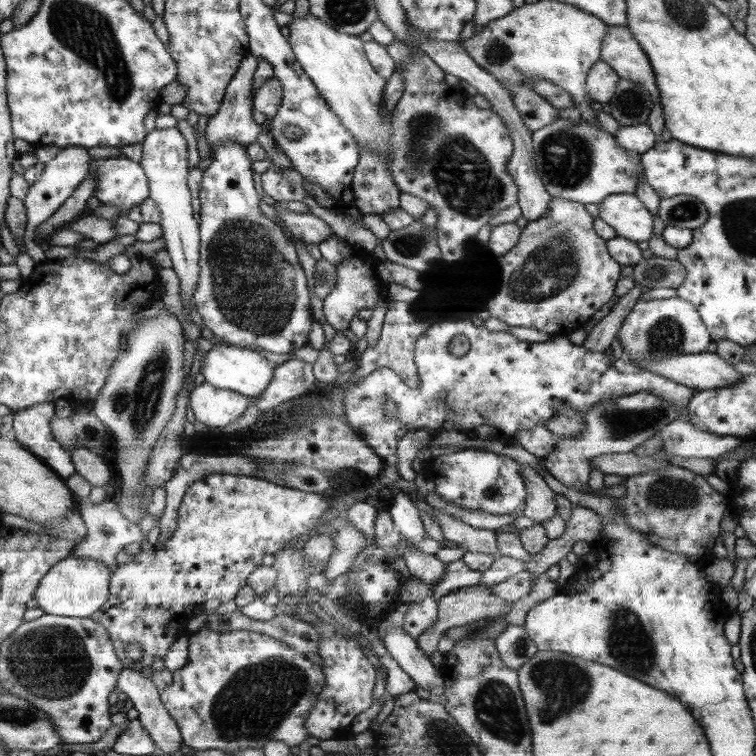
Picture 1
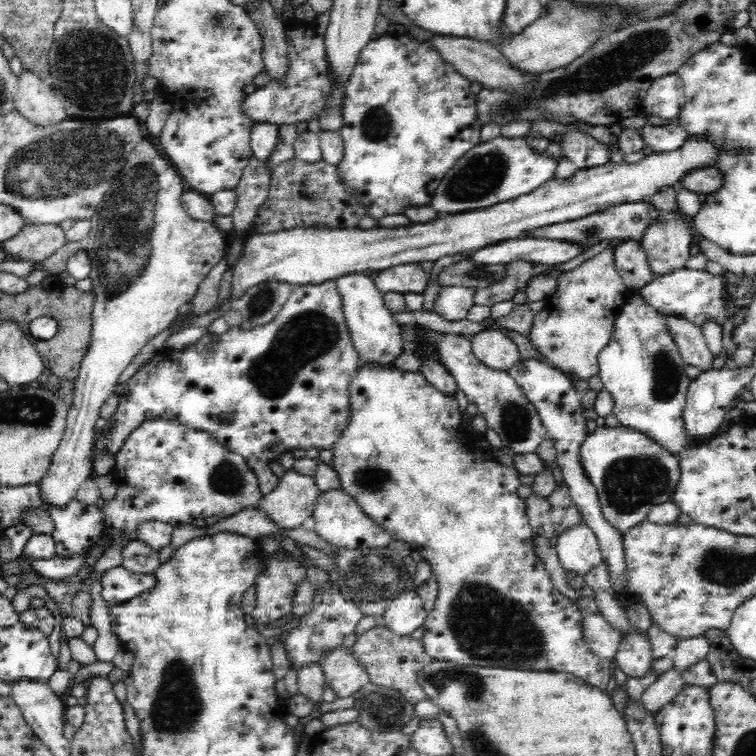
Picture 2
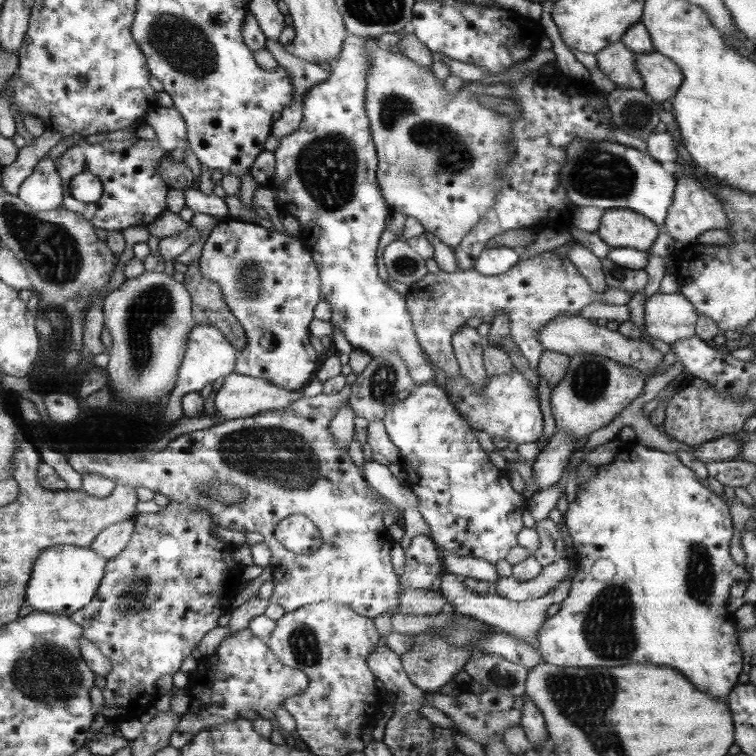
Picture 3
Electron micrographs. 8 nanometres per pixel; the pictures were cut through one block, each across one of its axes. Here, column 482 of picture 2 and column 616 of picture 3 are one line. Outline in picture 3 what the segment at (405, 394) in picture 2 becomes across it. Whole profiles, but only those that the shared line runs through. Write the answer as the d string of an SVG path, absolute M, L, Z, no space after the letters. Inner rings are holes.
M634 445L621 451L615 460L609 465L599 465L597 472L577 486L577 493L574 500L568 504L564 514L566 532L571 539L571 546L576 554L577 568L570 580L568 595L560 602L560 608L552 617L548 617L541 623L536 634L536 649L543 662L554 664L555 666L568 666L575 668L609 668L615 666L625 666L625 664L667 664L669 668L675 668L695 688L703 688L703 692L711 692L711 696L719 696L719 700L727 700L732 691L731 688L737 684L739 672L743 668L741 662L741 647L738 643L736 628L733 628L734 615L727 610L729 602L729 588L733 582L747 582L750 580L744 566L739 566L729 558L729 540L731 540L731 518L729 510L719 500L714 492L705 490L693 476L689 468L685 468L675 454L639 454ZM598 558L607 558L615 567L615 574L607 580L597 580L591 574L591 566Z

